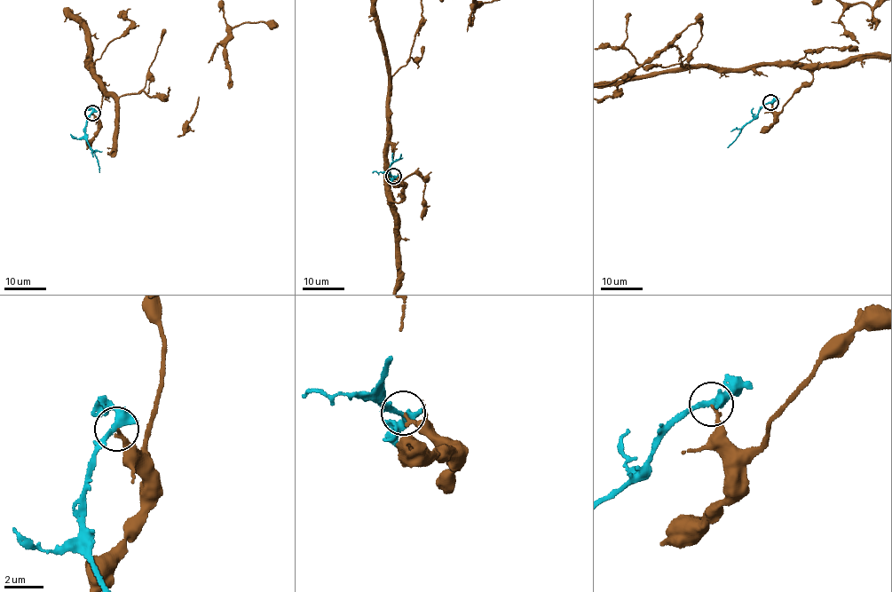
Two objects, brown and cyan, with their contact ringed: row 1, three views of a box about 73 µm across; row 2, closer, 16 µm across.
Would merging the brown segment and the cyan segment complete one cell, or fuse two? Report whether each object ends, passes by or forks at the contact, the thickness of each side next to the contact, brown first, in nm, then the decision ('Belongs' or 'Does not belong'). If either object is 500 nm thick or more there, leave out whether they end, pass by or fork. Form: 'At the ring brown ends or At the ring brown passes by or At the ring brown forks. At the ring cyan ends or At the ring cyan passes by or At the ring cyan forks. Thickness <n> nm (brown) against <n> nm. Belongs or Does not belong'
At the ring brown ends. At the ring cyan passes by. Thickness 170 nm (brown) against 340 nm. Does not belong

